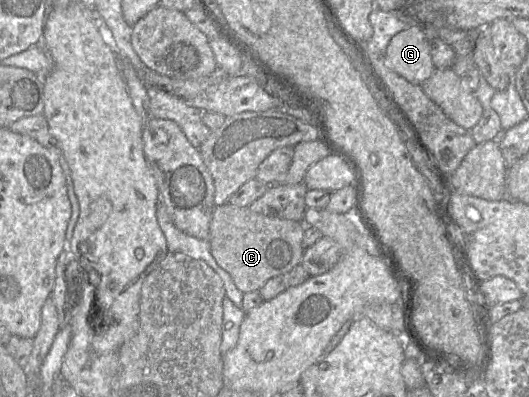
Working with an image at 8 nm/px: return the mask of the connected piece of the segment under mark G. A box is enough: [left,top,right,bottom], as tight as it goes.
[385,23,435,85]

